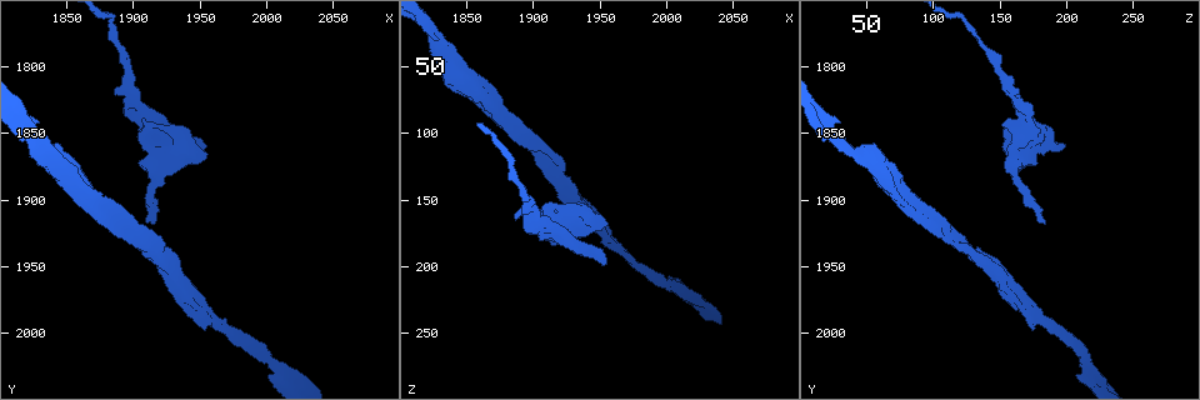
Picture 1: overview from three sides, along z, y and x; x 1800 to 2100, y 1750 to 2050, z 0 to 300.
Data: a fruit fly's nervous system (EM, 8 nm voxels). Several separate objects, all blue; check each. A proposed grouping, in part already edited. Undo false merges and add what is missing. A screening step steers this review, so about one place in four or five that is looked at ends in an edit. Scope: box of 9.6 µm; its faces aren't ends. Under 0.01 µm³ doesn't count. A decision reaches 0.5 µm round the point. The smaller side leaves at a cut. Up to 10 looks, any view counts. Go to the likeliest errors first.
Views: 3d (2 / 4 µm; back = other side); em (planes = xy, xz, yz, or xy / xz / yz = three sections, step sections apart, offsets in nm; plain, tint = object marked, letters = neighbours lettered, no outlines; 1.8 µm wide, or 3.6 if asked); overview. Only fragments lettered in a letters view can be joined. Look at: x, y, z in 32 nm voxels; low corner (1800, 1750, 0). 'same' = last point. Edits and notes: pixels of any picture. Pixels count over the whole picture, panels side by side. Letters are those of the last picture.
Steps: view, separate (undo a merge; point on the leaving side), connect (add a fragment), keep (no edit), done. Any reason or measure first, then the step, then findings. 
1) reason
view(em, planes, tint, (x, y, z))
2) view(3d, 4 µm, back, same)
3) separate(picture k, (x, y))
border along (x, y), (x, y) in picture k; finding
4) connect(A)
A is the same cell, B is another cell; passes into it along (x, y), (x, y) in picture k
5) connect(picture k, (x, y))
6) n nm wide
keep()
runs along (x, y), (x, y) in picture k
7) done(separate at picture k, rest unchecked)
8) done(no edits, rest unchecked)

sudden change in width
view(em, yz, step 8, letters, (1834, 1868, 46))

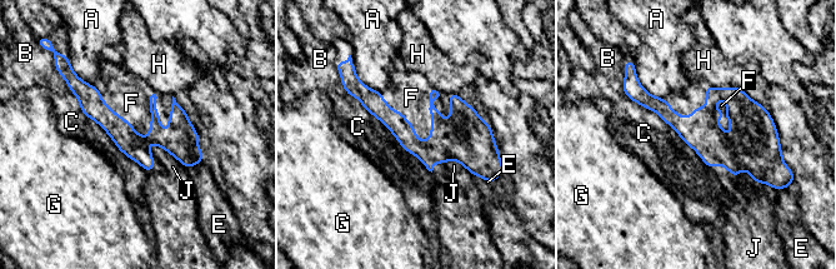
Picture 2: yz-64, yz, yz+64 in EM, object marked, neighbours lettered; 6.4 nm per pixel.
view(em, planes, letters, same)

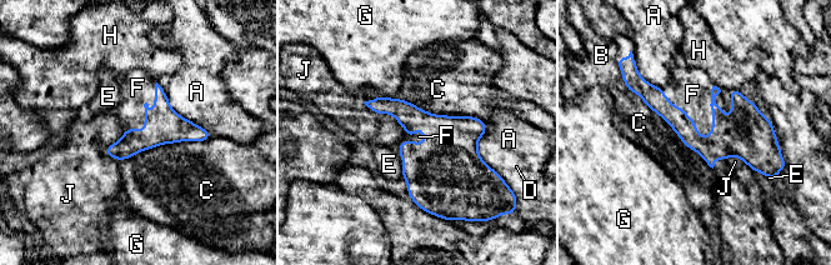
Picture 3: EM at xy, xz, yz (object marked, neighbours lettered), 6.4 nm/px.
connect(F)
F is the same cell, A, B, C, D, E, G, H and J are other cells; passes into it along (709, 148), (687, 115), (692, 94) in picture 3; the cell continues

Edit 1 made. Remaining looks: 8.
view(overview)

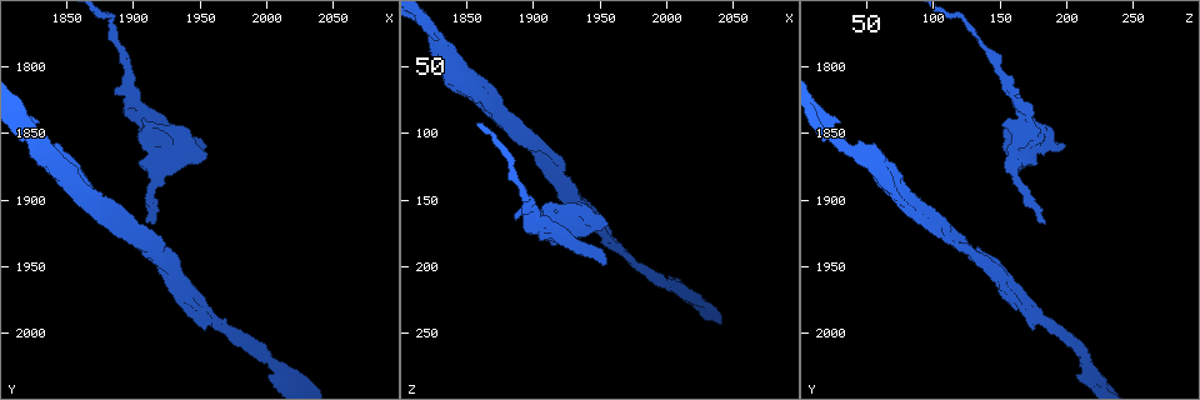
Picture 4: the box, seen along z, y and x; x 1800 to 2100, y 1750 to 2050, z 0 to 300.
side arm on a straight run
view(em, planes, plain, (2010, 2026, 216))

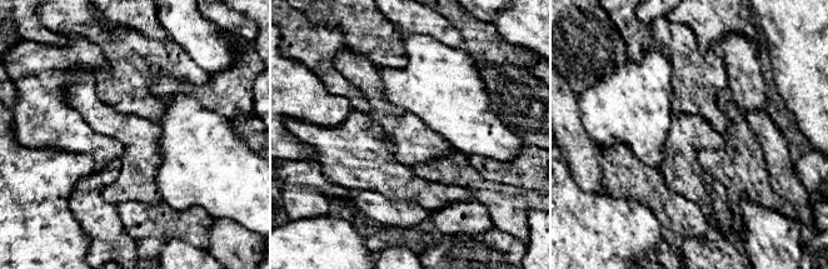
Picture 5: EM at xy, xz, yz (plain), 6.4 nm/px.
see the neighbours
view(em, planes, letters, same)

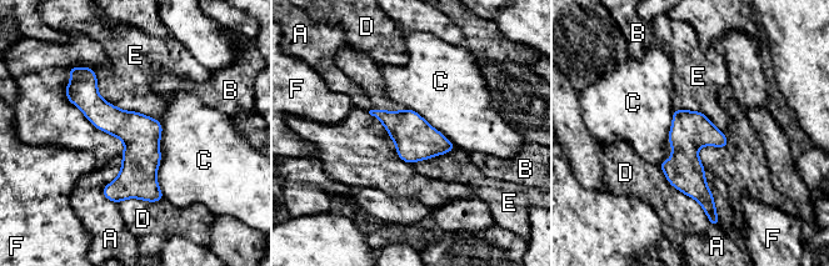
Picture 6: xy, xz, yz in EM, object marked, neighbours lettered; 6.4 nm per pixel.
keep()
A, B, C, D, E and F are other cells; runs along (84, 75), (158, 197) in picture 6; continuous, no second cell

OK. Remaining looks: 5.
sudden change in width
view(em, 3.6 µm, planes, letters, (1926, 1874, 160))

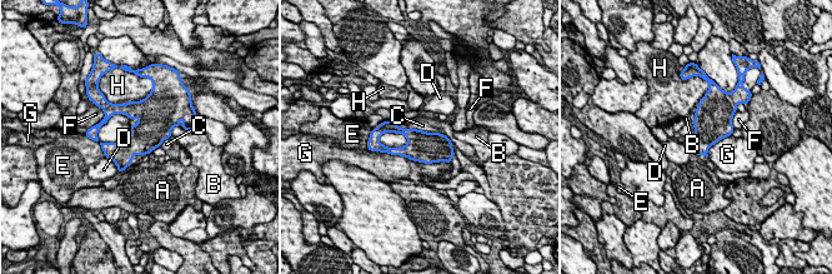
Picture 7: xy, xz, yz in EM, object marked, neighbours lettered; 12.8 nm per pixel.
keep()
A, B, C, D, E, F, G and H are other cells; border along (407, 128), (444, 134) in picture 7; continuous, no second cell

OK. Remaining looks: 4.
arms part here
view(em, planes, tint, (1902, 1924, 106))

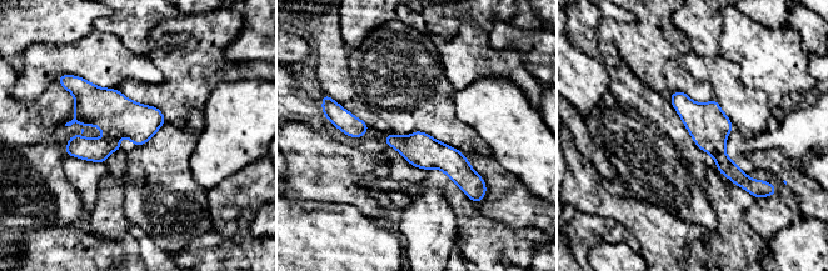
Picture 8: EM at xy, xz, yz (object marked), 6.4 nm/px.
view(em, planes, letters, same)

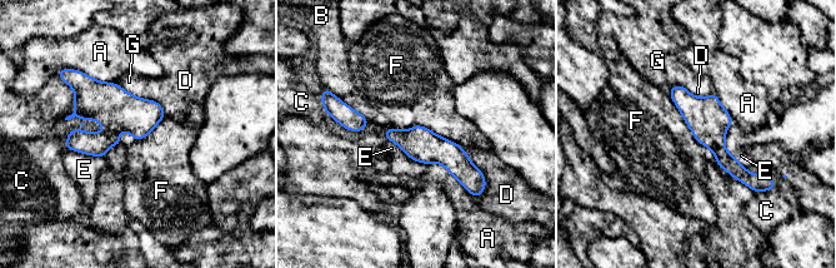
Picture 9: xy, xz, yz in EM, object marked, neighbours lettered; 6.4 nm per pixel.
F touches over 550 nm
keep()
A, B, C, D, E, F and G are other cells; border along (667, 93), (692, 135), (717, 164) in picture 9; one cell here

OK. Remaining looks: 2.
done(connect at picture 3, rest unchecked)

